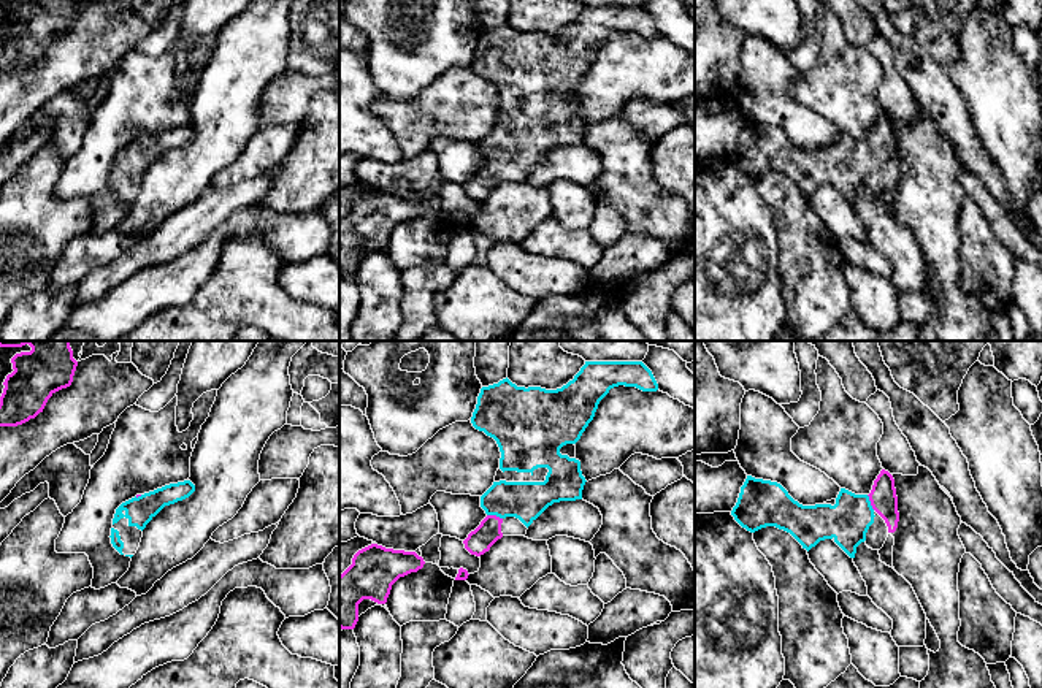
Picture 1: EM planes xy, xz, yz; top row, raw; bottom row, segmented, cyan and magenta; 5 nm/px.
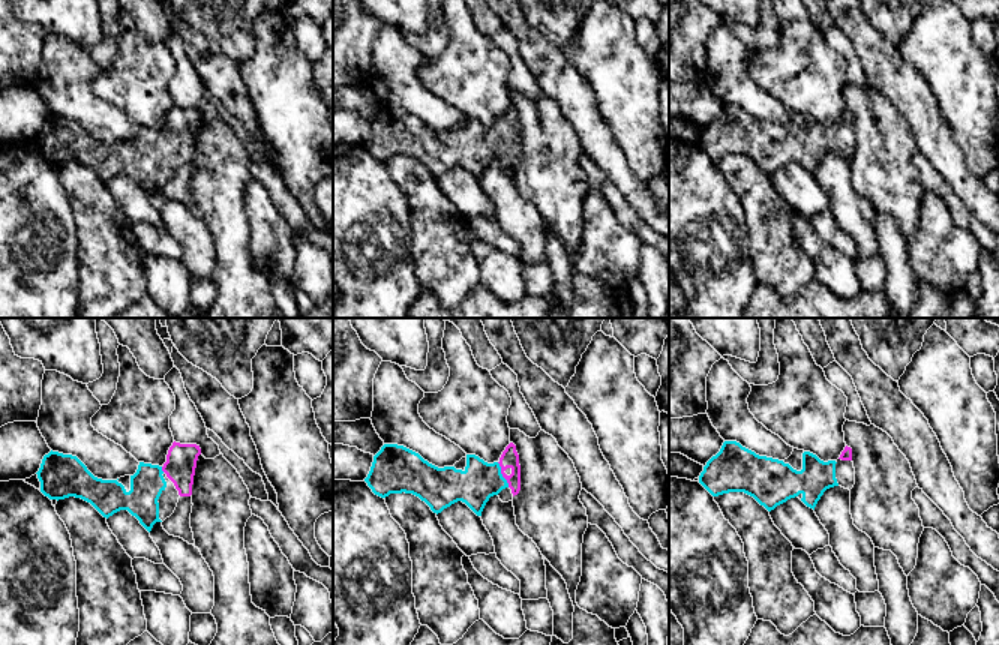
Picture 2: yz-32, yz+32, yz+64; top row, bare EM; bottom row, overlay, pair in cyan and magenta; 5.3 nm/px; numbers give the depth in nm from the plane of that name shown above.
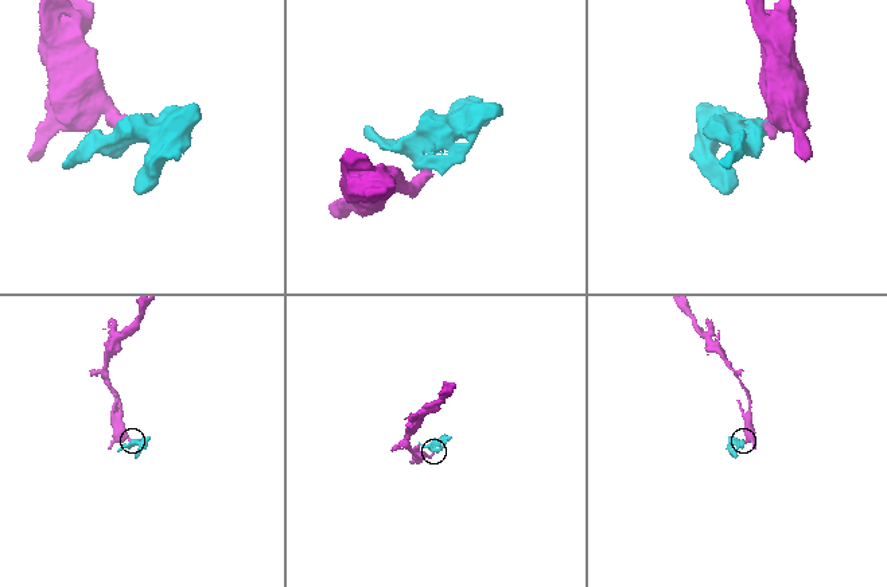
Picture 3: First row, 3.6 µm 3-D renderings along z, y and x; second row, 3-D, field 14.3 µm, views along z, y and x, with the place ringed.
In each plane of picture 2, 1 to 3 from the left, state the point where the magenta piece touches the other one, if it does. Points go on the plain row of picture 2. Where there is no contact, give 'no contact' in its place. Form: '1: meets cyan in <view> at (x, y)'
1: meets cyan in yz-32 at (161, 134)
2: meets cyan in yz+32 at (501, 138)
3: no contact

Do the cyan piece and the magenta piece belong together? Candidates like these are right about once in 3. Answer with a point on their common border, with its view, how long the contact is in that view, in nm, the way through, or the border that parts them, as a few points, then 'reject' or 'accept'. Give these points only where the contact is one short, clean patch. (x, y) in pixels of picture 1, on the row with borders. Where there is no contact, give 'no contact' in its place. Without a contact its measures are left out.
xz (495, 514) | 80 nm | across xz (525, 501), (508, 501), (495, 514), (490, 530), (479, 541) | accept

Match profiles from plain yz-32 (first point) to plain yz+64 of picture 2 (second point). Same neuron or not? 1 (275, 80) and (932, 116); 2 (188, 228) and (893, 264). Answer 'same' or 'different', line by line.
1: different
2: different

